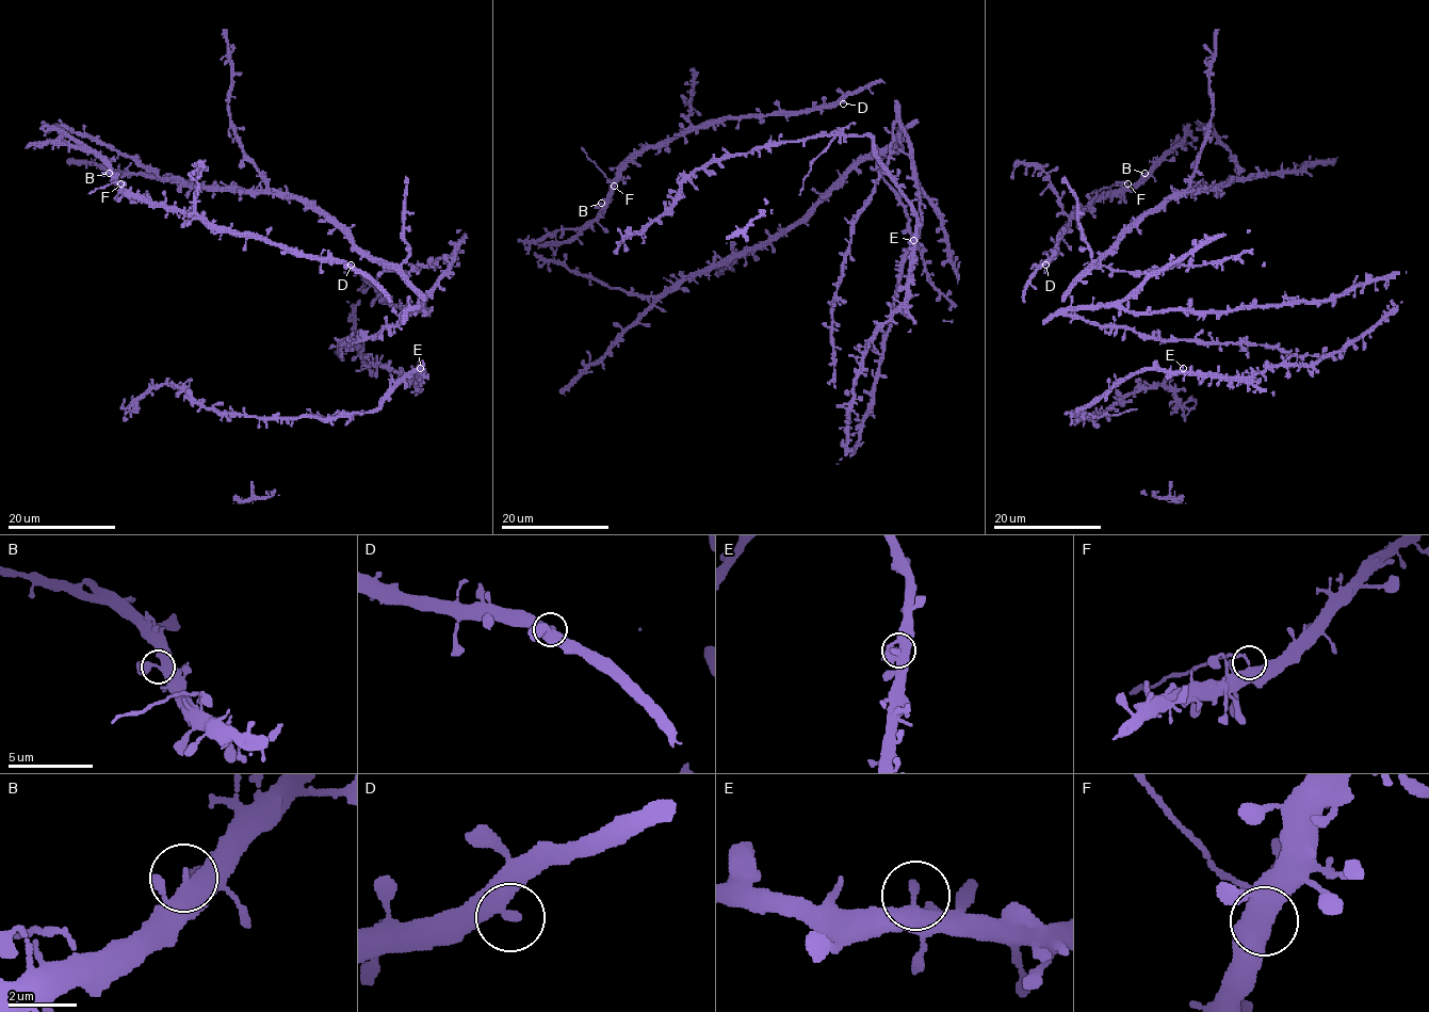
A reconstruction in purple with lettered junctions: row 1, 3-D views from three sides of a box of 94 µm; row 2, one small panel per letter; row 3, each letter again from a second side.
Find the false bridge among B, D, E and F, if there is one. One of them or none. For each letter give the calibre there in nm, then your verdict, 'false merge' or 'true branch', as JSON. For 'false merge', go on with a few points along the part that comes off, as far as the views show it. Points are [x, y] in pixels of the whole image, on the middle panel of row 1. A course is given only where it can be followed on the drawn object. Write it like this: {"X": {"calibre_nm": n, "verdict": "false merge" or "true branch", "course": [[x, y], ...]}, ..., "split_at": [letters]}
{"B": {"calibre_nm": 400, "verdict": "true branch"}, "D": {"calibre_nm": 400, "verdict": "true branch"}, "E": {"calibre_nm": 360, "verdict": "true branch"}, "F": {"calibre_nm": 380, "verdict": "false merge", "course": [[614, 185], [581, 147]]}, "split_at": ["F"]}

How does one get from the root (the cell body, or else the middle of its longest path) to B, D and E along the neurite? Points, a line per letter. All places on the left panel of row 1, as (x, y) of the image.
B: (409, 295), (413, 289), (396, 270), (372, 260), (304, 202), (191, 188), (43, 122), (81, 141), (109, 173)
D: (409, 295), (396, 270), (304, 202), (191, 188), (43, 122), (158, 206), (351, 264)
E: (409, 295), (394, 325), (363, 340), (341, 342), (338, 351), (408, 376), (420, 368)

